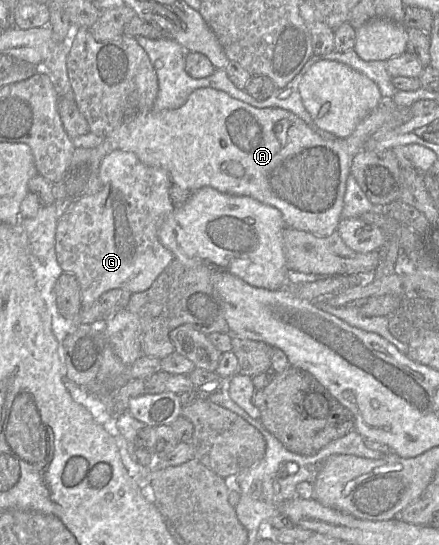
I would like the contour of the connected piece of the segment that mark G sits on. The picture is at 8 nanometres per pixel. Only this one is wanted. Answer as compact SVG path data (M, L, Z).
M115 150L106 155L99 166L101 189L94 195L72 201L57 223L55 251L63 272L73 274L80 286L81 305L90 307L103 293L111 289L143 292L150 288L161 272L175 259L173 253L159 241L159 229L174 210L169 190L169 174L161 168L143 164L132 153Z

